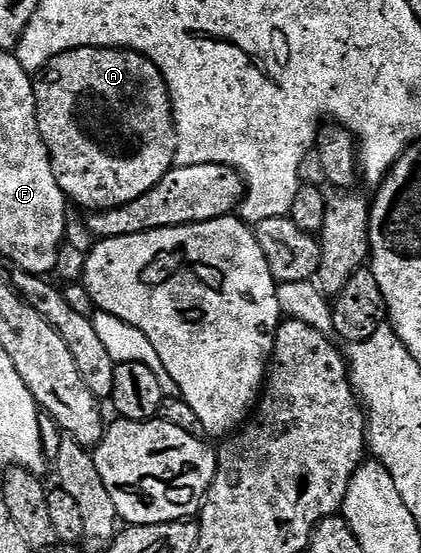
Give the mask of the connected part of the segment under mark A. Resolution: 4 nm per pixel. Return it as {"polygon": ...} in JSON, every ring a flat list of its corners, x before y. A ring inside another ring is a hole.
{"polygon":[[78,48,77,50,69,50,65,54,50,60,47,67,38,73,34,85,37,124,40,127,41,138,44,139,45,146,48,147,53,174,56,175,61,190,72,205,80,204,81,207,87,208,86,210,125,206,125,202,133,202,133,198,141,198,141,194,153,190,153,186,157,186,157,182,161,182,161,178,165,178,165,174,176,167,177,134,175,133,175,115,171,109,171,95,161,70,148,56,133,52,129,48]]}

